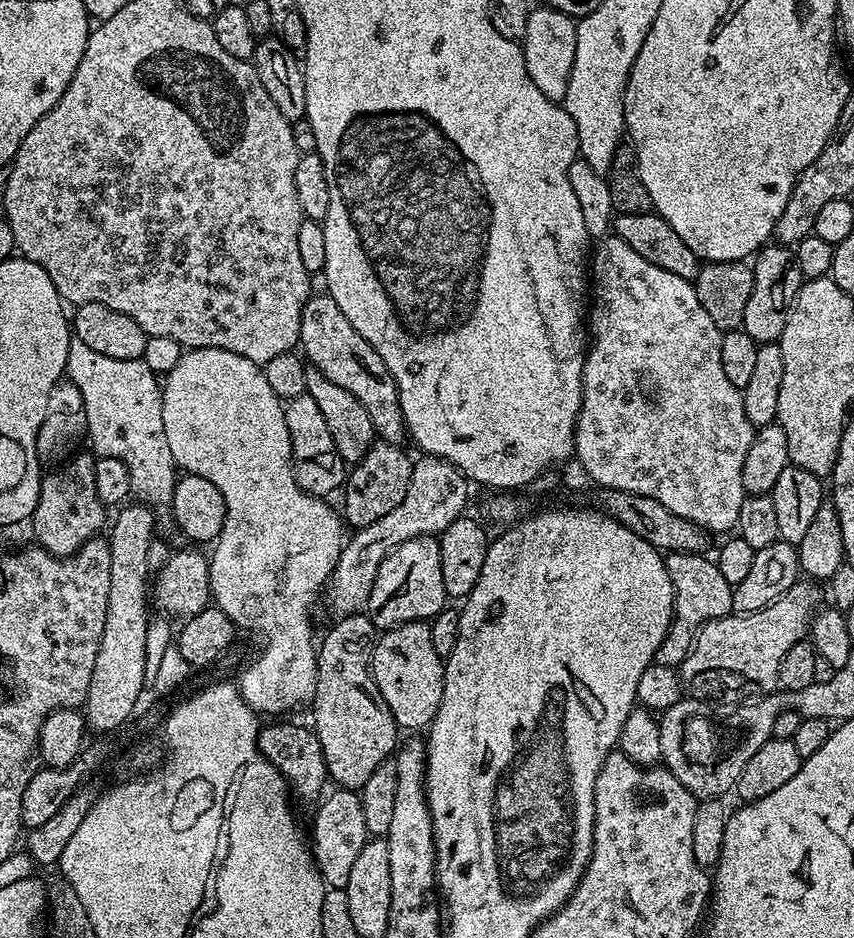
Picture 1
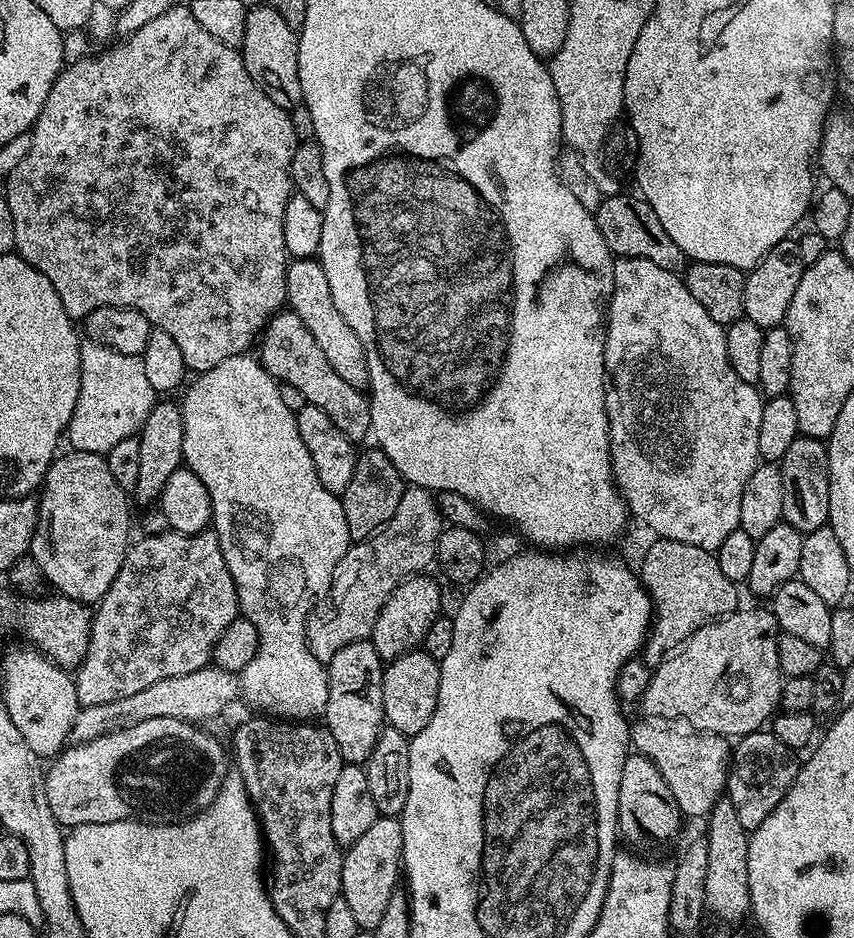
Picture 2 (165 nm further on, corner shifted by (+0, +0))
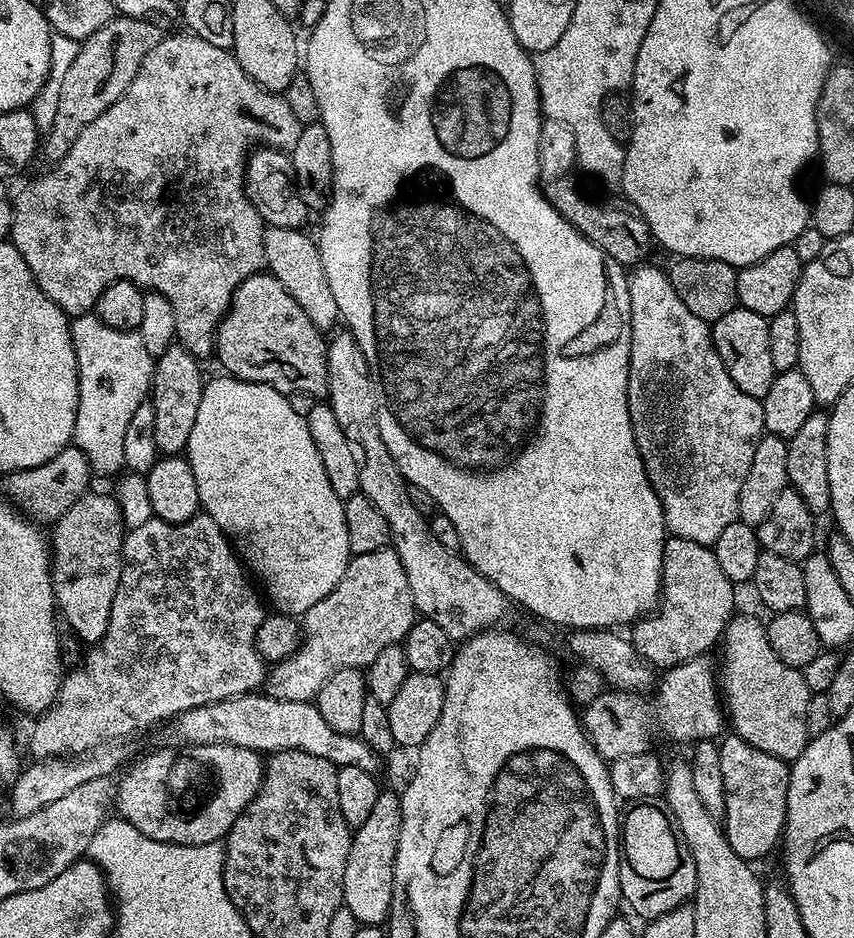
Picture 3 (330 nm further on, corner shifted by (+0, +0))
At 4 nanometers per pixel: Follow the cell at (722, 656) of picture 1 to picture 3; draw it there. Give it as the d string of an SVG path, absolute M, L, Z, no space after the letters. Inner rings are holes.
M703 655L667 669L659 677L656 700L649 704L643 704L631 692L603 690L592 702L583 705L584 731L596 747L596 753L604 761L611 762L623 756L633 756L636 752L649 751L648 743L654 732L662 732L672 740L716 740L725 731L726 712L718 695L714 664L708 659Z

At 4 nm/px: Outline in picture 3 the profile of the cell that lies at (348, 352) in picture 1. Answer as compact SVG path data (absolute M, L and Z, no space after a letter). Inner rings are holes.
M269 228L264 229L264 263L267 271L284 289L302 306L306 318L314 322L321 330L332 330L340 320L338 301L330 291L330 282L326 282L326 270L322 270L322 254L320 245L315 239L307 236L307 231L299 228Z

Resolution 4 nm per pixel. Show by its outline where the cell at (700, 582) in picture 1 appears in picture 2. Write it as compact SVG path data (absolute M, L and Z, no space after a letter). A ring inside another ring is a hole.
M659 538L653 541L638 567L640 583L652 599L652 622L642 649L644 664L651 670L662 666L662 662L680 651L701 626L737 611L741 603L736 593L739 592L738 585L722 574L716 553L690 546L690 542Z

